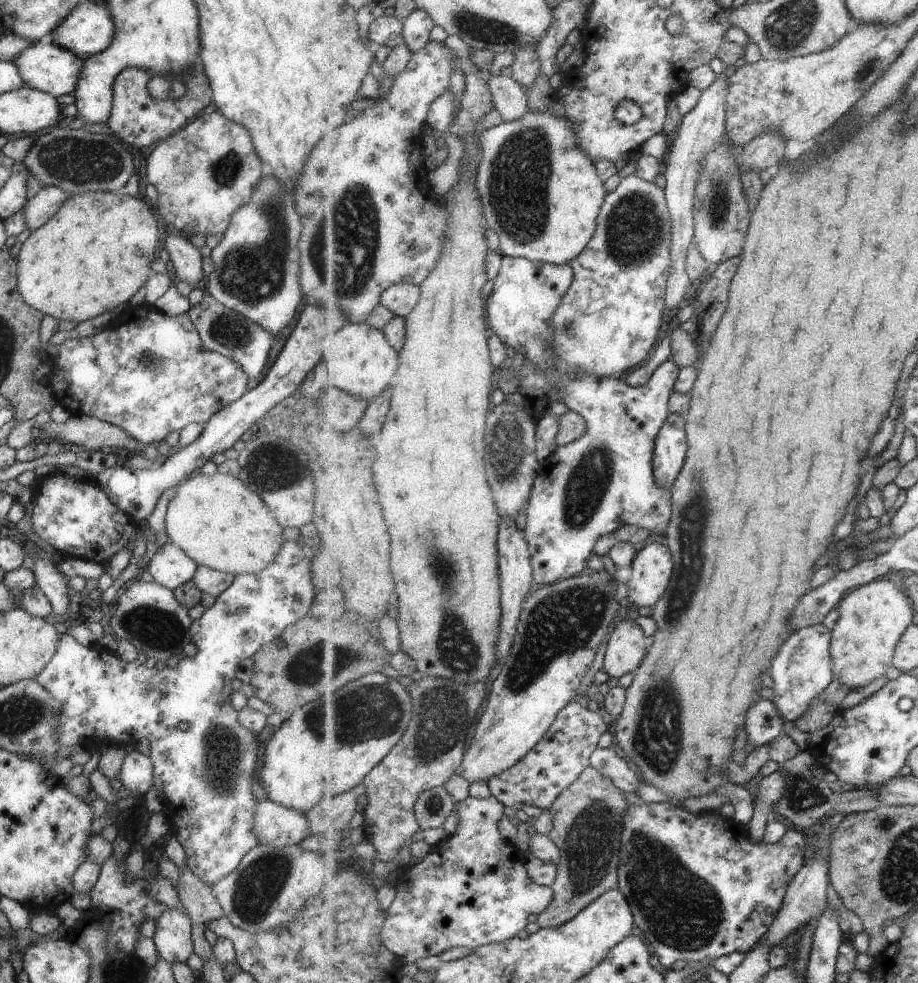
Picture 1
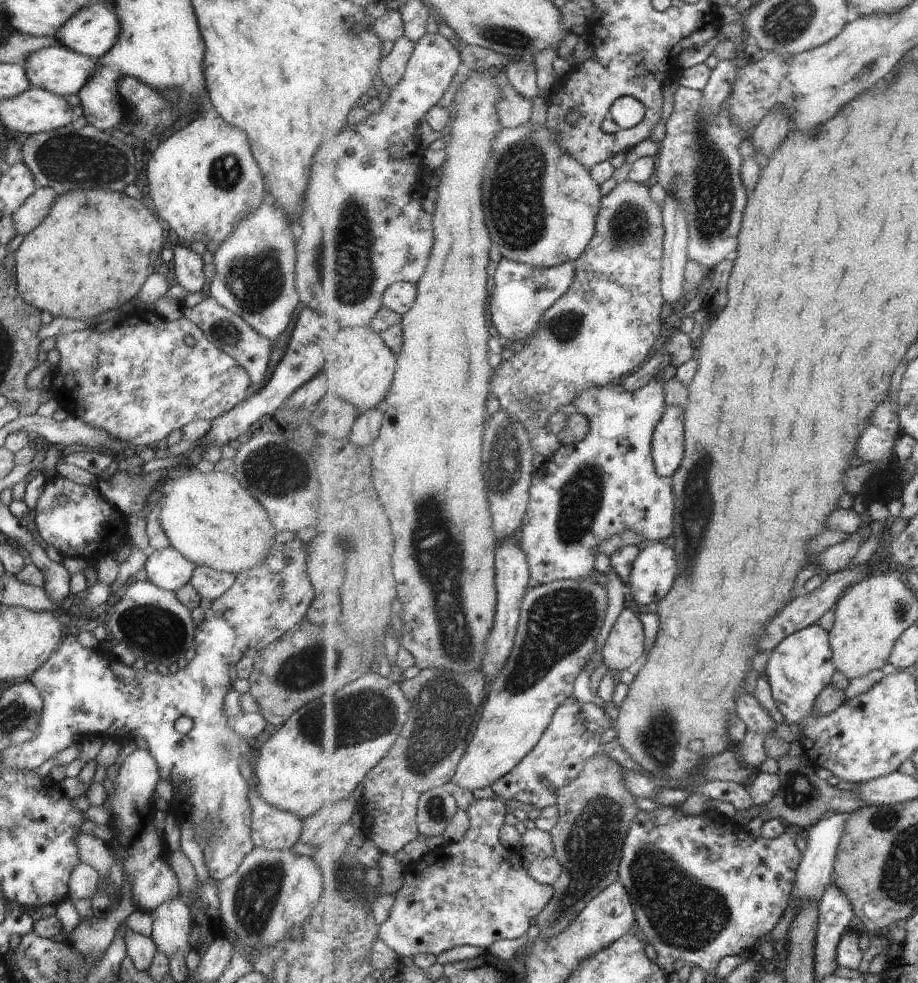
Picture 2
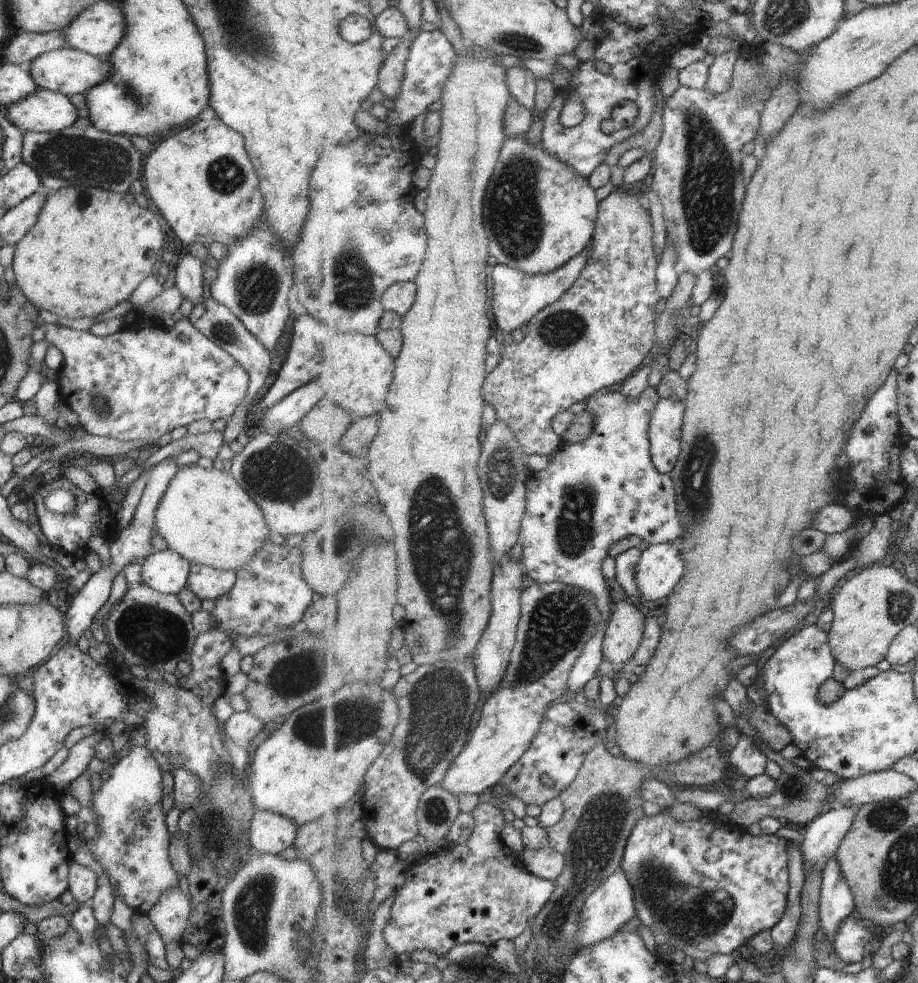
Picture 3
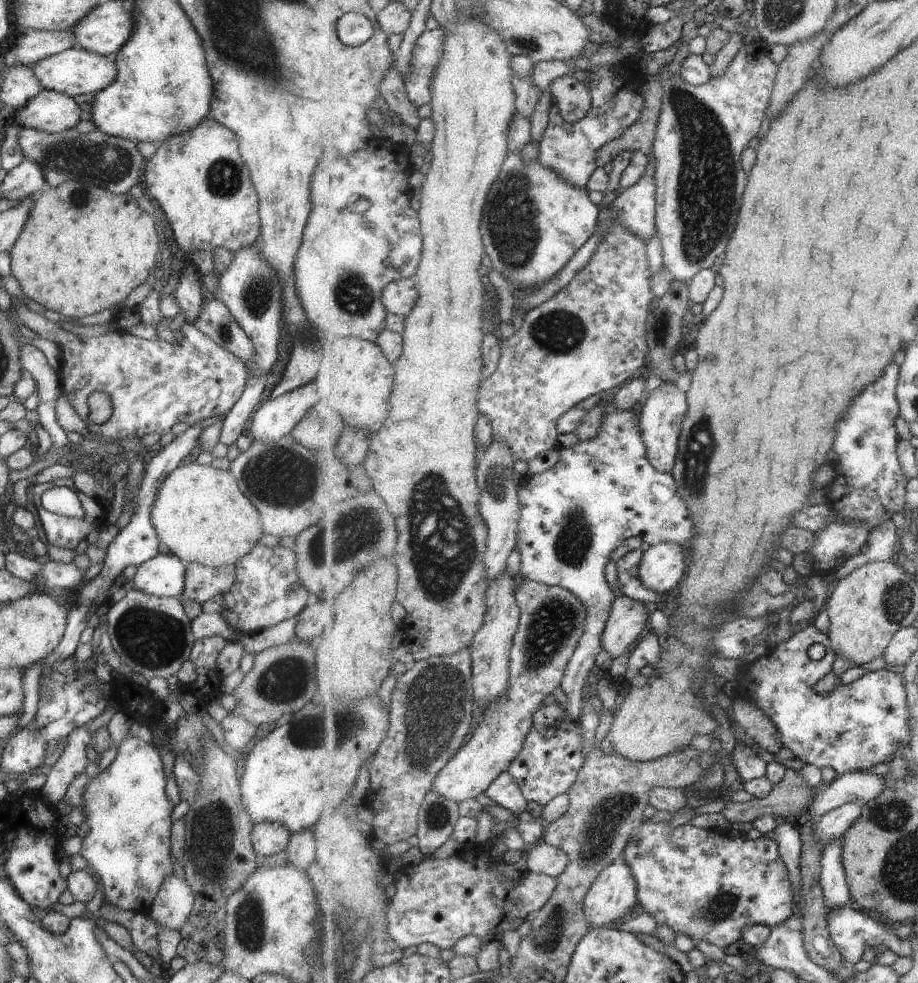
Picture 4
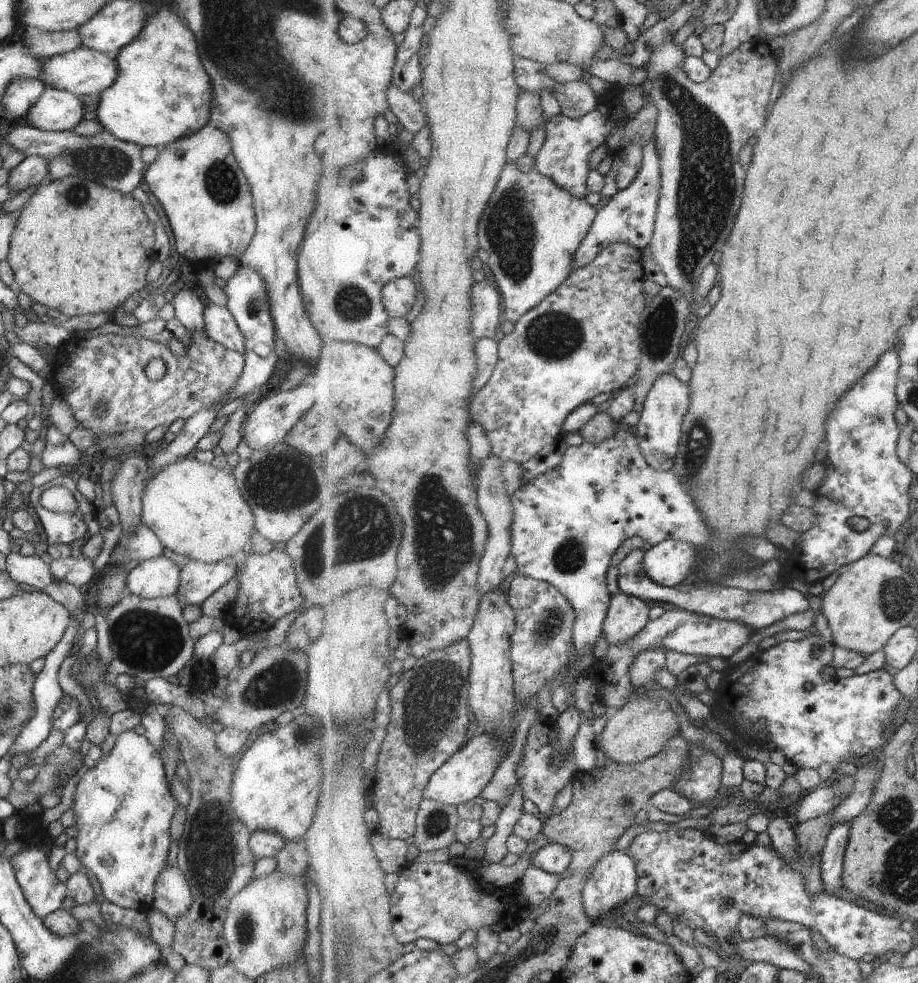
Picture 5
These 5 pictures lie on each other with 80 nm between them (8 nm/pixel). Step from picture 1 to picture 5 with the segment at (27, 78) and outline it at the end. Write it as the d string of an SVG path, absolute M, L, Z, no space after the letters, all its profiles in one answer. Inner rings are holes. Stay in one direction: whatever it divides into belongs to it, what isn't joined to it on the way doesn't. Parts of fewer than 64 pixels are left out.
M82 45L74 50L47 57L41 64L38 79L47 87L64 90L75 97L99 95L111 87L117 77L115 55L98 52Z

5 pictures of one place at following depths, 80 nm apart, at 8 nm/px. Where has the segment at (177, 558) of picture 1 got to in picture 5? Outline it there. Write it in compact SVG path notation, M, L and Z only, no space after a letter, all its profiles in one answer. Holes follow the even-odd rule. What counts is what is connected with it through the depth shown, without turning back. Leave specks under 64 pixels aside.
M164 555L139 561L125 574L126 592L154 599L174 595L179 584L179 566Z

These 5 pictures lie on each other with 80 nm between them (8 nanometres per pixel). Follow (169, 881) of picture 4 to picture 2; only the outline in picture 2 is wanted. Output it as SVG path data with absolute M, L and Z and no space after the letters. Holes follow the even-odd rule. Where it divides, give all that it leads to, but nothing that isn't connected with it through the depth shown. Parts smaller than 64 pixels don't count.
M179 898L169 899L156 906L153 910L147 912L152 920L152 931L150 939L155 943L156 950L162 952L168 960L171 957L183 957L190 948L188 940L190 939L190 927L192 917L188 906Z

